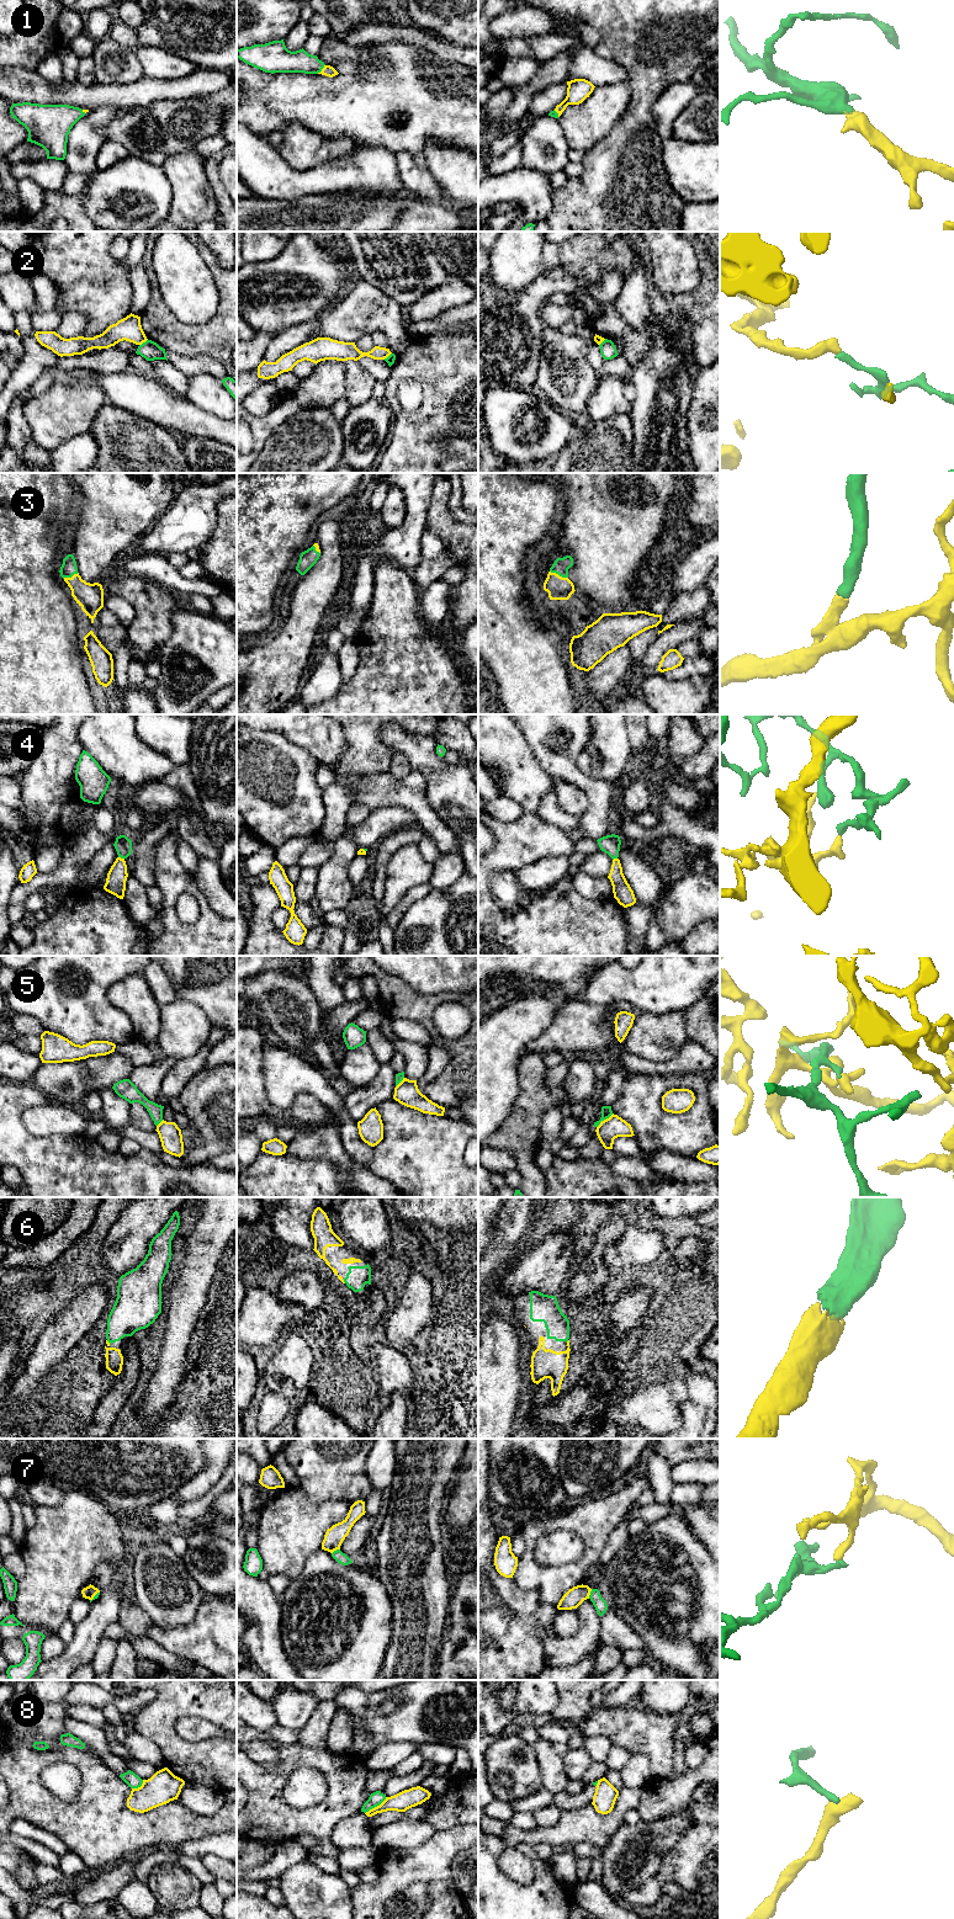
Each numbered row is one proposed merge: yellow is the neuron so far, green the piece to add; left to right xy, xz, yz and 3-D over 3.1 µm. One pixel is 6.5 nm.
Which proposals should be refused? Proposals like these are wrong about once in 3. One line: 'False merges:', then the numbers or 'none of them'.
False merges: 2, 4, 5, 7, 8

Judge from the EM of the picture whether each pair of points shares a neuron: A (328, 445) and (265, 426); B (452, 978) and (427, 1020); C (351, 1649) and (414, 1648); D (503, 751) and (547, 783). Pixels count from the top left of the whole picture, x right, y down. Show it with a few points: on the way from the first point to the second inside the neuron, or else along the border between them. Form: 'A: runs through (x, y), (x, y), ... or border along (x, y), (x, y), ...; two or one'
A: border along (298, 412), (289, 416), (273, 432), (259, 453); two
B: border along (415, 990), (423, 994), (465, 994); two
C: border along (393, 1620), (390, 1644), (381, 1667); two
D: runs through (514, 763), (536, 782); one

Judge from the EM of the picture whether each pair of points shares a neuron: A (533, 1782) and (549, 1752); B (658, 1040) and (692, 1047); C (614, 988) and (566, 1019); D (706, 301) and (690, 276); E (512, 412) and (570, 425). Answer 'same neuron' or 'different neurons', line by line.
A: different neurons
B: different neurons
C: different neurons
D: different neurons
E: same neuron

